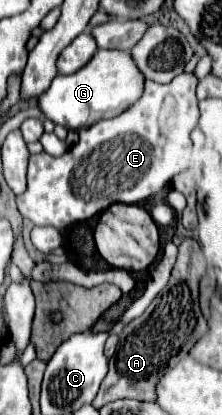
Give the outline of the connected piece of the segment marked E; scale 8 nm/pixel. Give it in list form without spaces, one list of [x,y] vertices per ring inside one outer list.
[[[181,73],[171,83],[157,83],[145,79],[143,95],[135,101],[135,105],[131,105],[117,117],[101,119],[91,127],[81,129],[79,141],[71,145],[61,157],[53,157],[47,153],[31,155],[27,165],[27,191],[23,195],[17,195],[19,213],[31,219],[35,225],[65,229],[71,223],[95,217],[113,203],[139,203],[159,193],[171,181],[173,175],[189,167],[191,159],[189,135],[199,121],[195,87],[197,79],[191,73]]]

